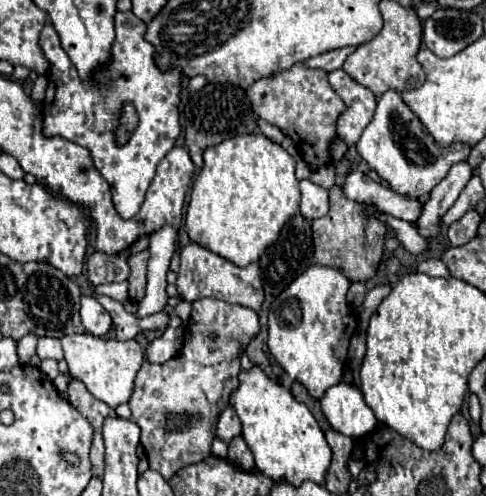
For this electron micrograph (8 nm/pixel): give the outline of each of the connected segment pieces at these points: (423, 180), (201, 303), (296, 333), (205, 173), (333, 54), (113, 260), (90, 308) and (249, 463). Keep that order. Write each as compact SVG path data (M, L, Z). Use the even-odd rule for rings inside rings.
M388 90L378 98L374 118L356 142L356 150L370 164L370 168L376 170L382 180L388 182L390 190L396 190L398 194L416 200L426 198L430 190L448 174L450 166L466 160L470 154L470 146L460 142L440 146L428 134L428 130L424 130L424 124L412 114L412 110L394 90Z
M200 298L192 302L192 314L186 322L188 336L184 338L184 346L176 354L176 358L170 358L164 364L152 364L152 362L142 364L134 380L134 394L128 402L132 410L130 420L140 428L140 444L146 450L150 468L160 472L166 480L170 480L172 474L176 474L180 468L202 462L206 456L210 456L210 446L212 440L216 438L218 416L222 408L228 404L230 394L240 384L238 374L240 374L242 348L246 348L258 332L260 332L258 312L214 298Z
M310 266L292 280L270 304L268 312L268 348L284 372L306 386L316 400L342 380L350 338L356 330L356 316L346 300L350 280L336 268Z
M260 132L234 136L218 146L206 148L204 168L200 170L192 186L192 196L186 210L184 224L190 240L230 260L236 266L248 266L252 262L258 262L266 248L278 240L282 226L298 212L300 190L298 180L294 176L294 166L294 158L280 144L270 142Z
M346 46L346 48L338 48L338 50L330 50L330 52L324 52L324 54L318 54L318 56L312 56L308 58L304 64L308 68L320 68L320 70L326 70L326 72L332 72L336 68L342 68L344 60L354 52L352 46Z
M92 252L86 258L86 272L94 286L110 284L110 282L126 282L130 276L128 258L120 254L104 254Z
M94 296L80 298L80 318L84 328L94 336L104 336L112 328L110 314L102 308L102 304Z
M236 436L236 438L232 438L232 442L228 442L228 460L242 470L254 470L252 452L248 450L242 436Z

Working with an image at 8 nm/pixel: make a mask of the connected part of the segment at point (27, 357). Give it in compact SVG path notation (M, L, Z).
M26 334L20 342L18 342L18 356L20 356L20 362L26 365L29 364L33 355L36 354L38 337L34 334Z

